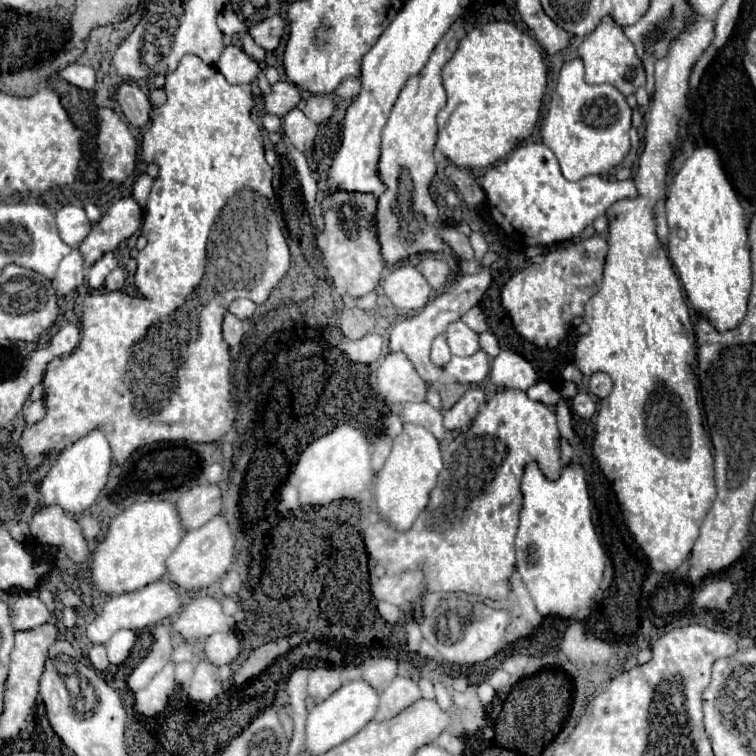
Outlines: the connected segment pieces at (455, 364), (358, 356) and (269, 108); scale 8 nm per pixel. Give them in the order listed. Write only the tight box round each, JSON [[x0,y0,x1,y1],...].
[[446,350,490,384],[344,334,384,364],[264,80,302,116]]

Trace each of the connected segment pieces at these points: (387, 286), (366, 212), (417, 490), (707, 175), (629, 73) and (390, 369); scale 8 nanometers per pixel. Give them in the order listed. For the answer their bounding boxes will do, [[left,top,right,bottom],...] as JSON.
[[382,262,432,310],[322,194,382,298],[376,424,442,530],[666,146,752,332],[578,18,646,96],[378,354,426,402]]

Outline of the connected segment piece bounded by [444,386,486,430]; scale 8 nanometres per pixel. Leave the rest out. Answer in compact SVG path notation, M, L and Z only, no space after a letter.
M472 386L466 394L444 414L444 428L446 430L460 430L466 428L480 408L486 404L486 392L480 386Z

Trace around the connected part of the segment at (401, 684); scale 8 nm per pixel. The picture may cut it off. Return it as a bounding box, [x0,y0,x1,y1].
[374,676,422,722]

